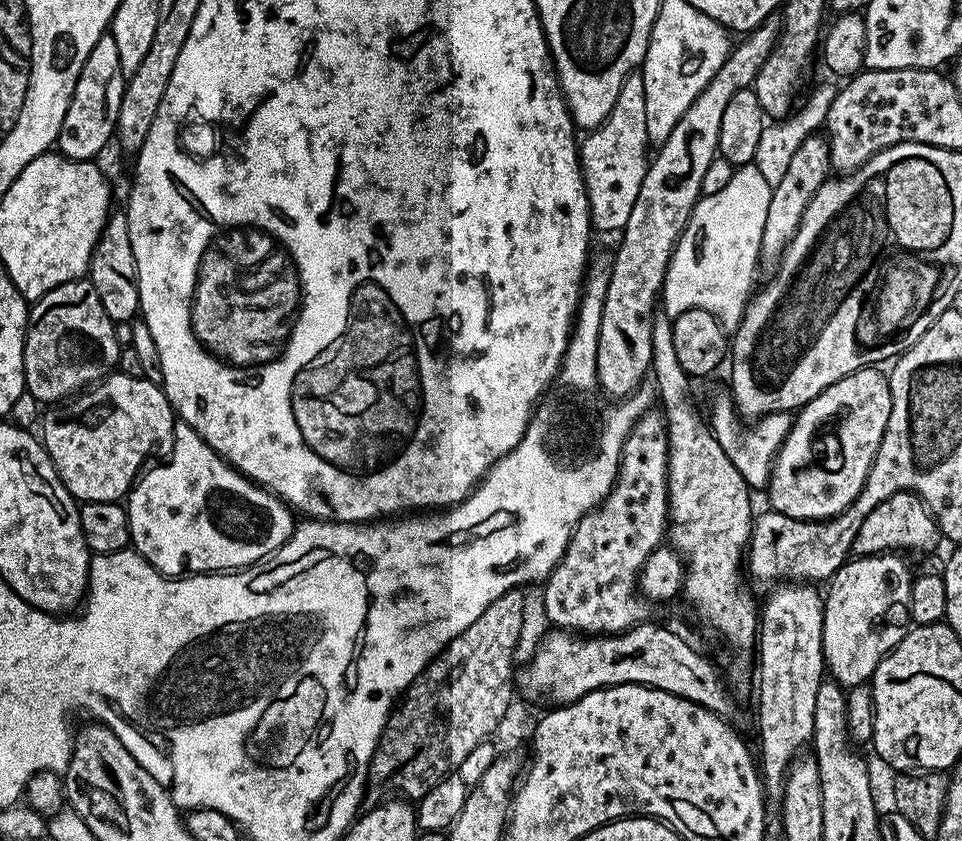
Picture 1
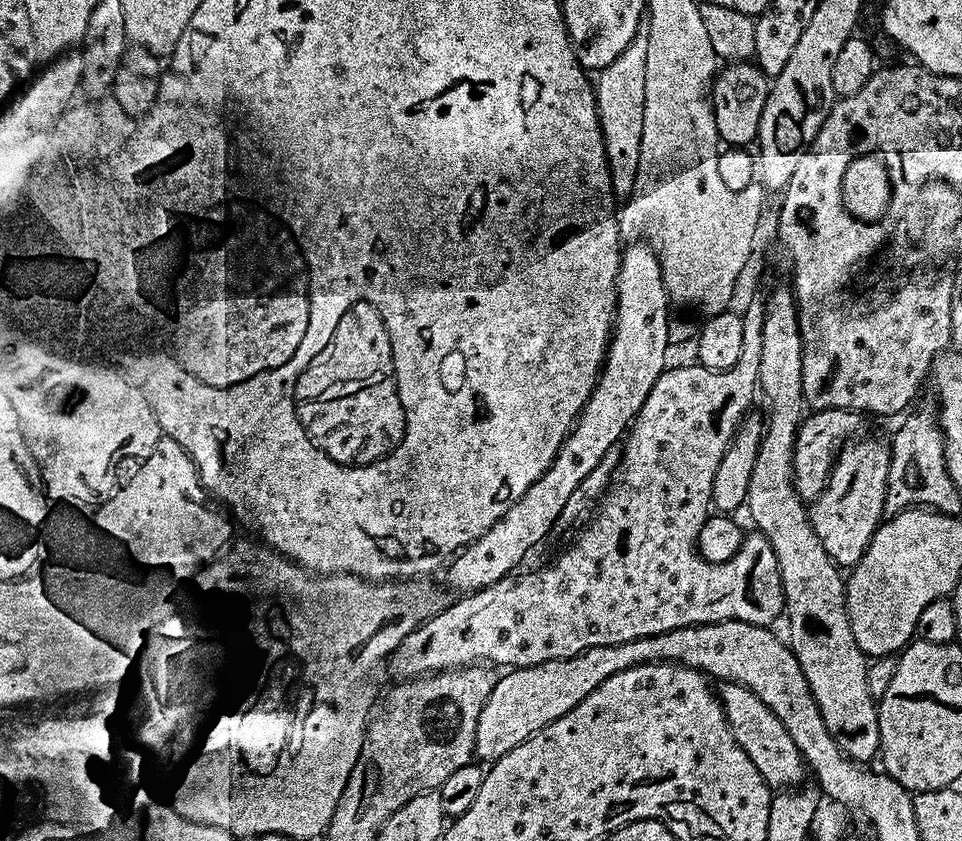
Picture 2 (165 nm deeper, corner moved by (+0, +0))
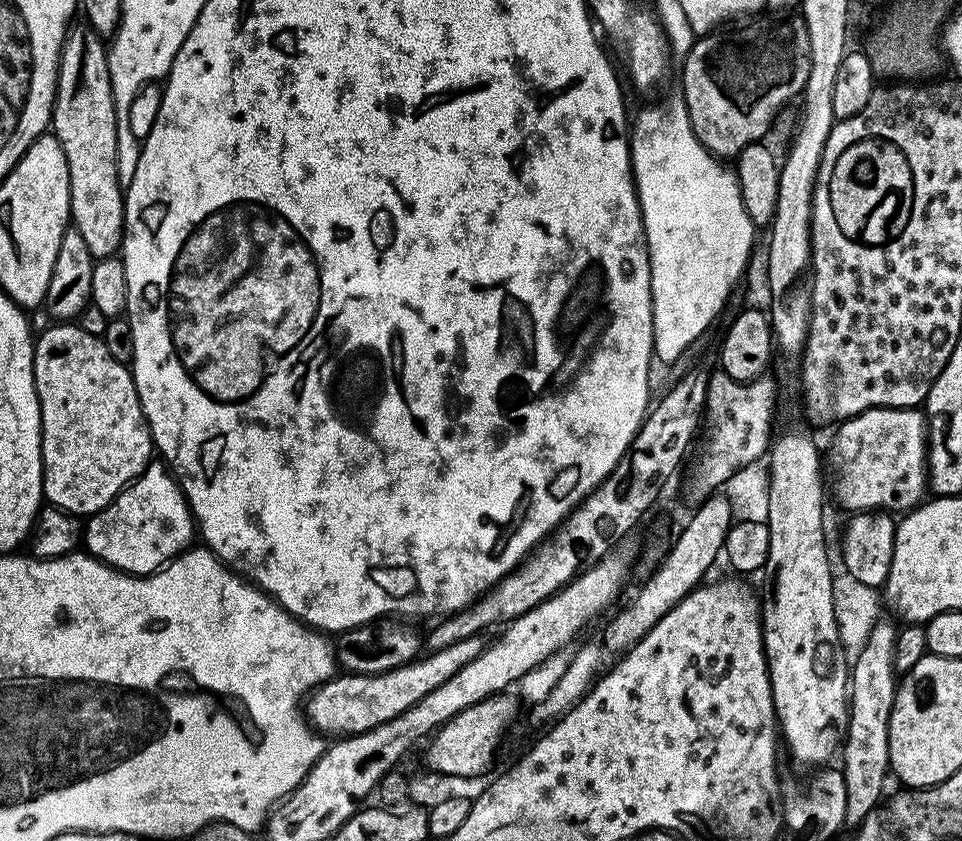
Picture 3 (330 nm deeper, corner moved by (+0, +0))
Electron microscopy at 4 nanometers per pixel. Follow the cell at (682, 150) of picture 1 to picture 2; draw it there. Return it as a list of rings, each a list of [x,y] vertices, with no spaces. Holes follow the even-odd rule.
[[[632,244],[629,248],[627,245],[620,253],[616,318],[612,321],[608,354],[594,390],[542,478],[538,478],[538,482],[534,482],[534,486],[530,486],[530,490],[526,490],[526,494],[522,494],[522,498],[518,498],[518,502],[514,502],[514,506],[486,530],[486,534],[479,536],[447,565],[448,584],[457,588],[457,593],[480,592],[499,580],[509,579],[513,575],[511,572],[523,565],[526,550],[557,527],[556,519],[579,490],[580,483],[603,462],[604,455],[615,444],[617,447],[621,443],[638,410],[642,410],[646,394],[654,390],[654,382],[658,382],[669,363],[668,308],[668,287],[657,249],[647,248],[644,244]]]

